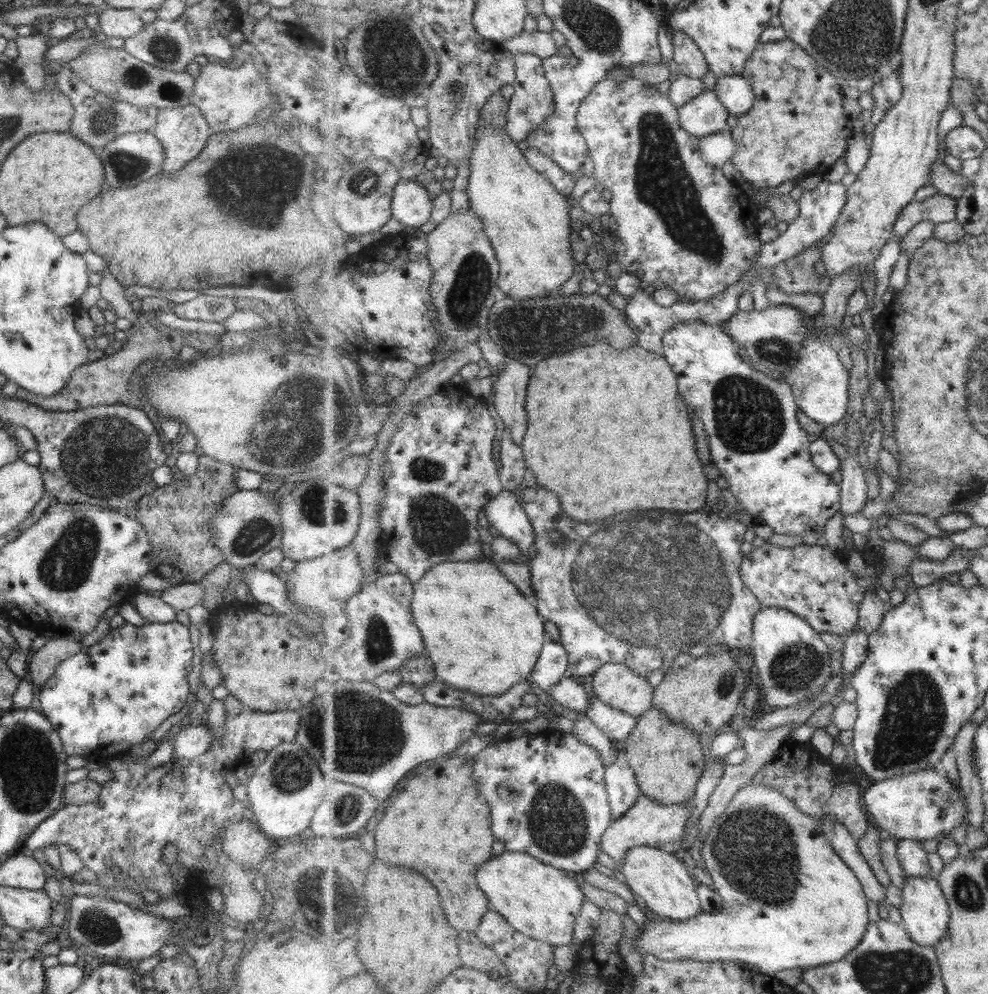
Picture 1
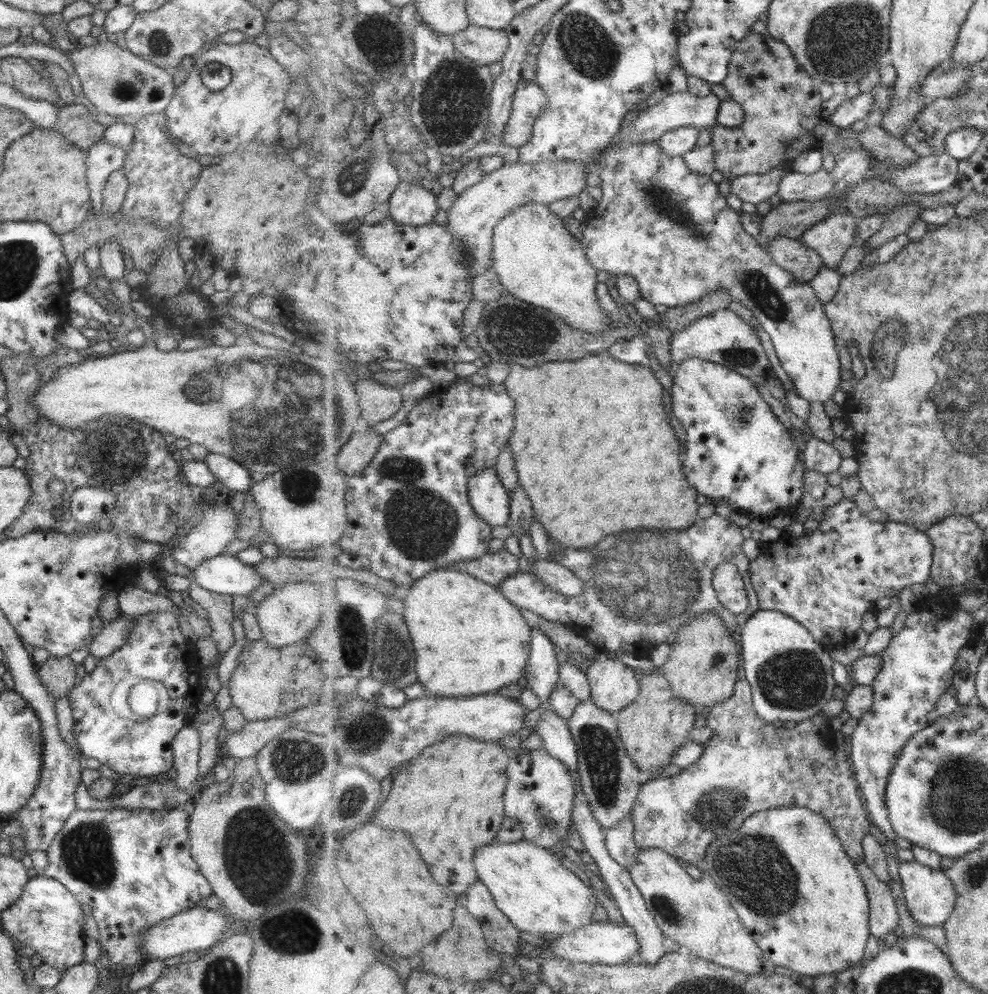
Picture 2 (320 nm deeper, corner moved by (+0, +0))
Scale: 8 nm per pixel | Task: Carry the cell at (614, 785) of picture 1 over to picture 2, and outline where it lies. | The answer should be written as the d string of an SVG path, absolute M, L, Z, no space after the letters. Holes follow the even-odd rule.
M627 817L617 827L606 830L606 845L610 855L624 867L631 867L636 863L640 848L634 839L634 821Z

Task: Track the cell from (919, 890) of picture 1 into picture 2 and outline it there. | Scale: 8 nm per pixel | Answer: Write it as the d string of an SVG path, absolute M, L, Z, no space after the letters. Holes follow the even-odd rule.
M913 860L903 861L900 864L900 875L904 885L906 903L912 917L925 926L943 926L953 914L958 899L955 886L946 872Z

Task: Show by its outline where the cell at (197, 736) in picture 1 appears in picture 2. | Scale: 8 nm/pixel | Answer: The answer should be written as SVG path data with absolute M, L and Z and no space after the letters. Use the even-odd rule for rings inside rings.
M283 715L279 718L270 718L265 720L255 720L253 722L244 722L243 728L237 732L223 732L220 739L219 750L224 751L226 757L233 757L235 760L255 757L263 745L274 736L290 728L290 718Z

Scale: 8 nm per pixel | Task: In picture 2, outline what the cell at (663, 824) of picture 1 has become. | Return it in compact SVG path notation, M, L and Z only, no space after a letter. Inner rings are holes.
M745 676L740 677L736 684L734 695L727 699L724 703L717 703L715 706L709 708L709 712L706 716L706 725L714 730L714 737L705 744L705 752L703 756L699 758L698 762L683 769L679 774L669 776L667 778L657 777L653 780L647 781L642 785L642 792L638 795L638 800L634 806L634 812L632 818L634 821L634 839L636 845L640 849L646 848L660 848L665 852L671 853L671 856L678 857L680 861L690 862L695 866L698 866L702 870L705 870L705 858L708 848L719 838L719 836L726 835L728 832L735 831L737 828L741 828L743 822L751 816L751 814L757 814L757 812L763 812L763 810L770 810L771 808L779 807L807 807L813 809L815 812L821 813L823 817L829 822L831 828L834 829L835 834L842 840L843 848L846 849L847 854L854 860L856 864L861 864L865 861L866 853L864 848L865 834L869 834L871 830L871 822L869 822L869 811L865 810L863 806L863 799L859 794L859 784L857 784L856 774L851 772L851 766L849 762L845 760L837 760L837 754L835 754L836 746L834 744L835 732L829 725L829 718L823 712L815 715L809 720L803 720L798 722L796 727L791 729L768 725L762 718L759 718L758 712L754 707L754 696L752 695L752 686L750 681Z

